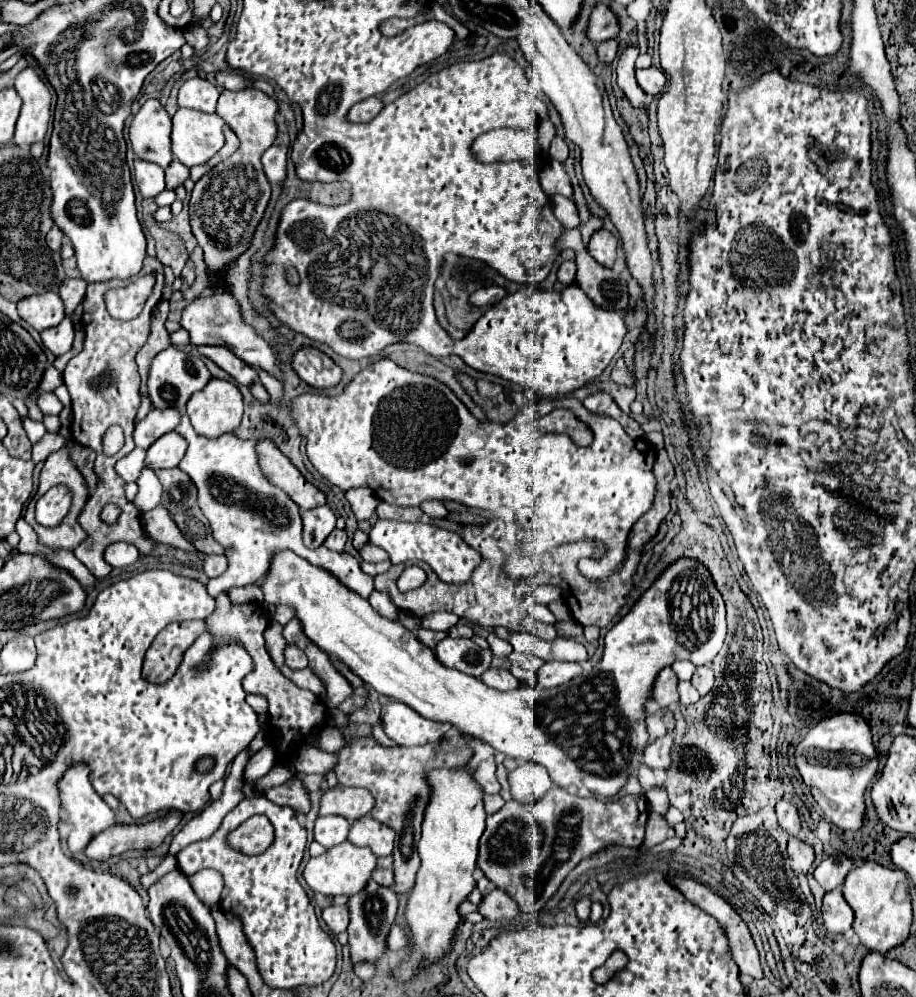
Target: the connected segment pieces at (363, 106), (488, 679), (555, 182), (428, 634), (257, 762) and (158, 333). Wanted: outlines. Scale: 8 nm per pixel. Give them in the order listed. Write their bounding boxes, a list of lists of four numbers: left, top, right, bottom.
[[347,98,383,122],[481,668,519,690],[541,160,573,196],[417,628,447,648],[244,746,275,782],[137,300,171,395]]

